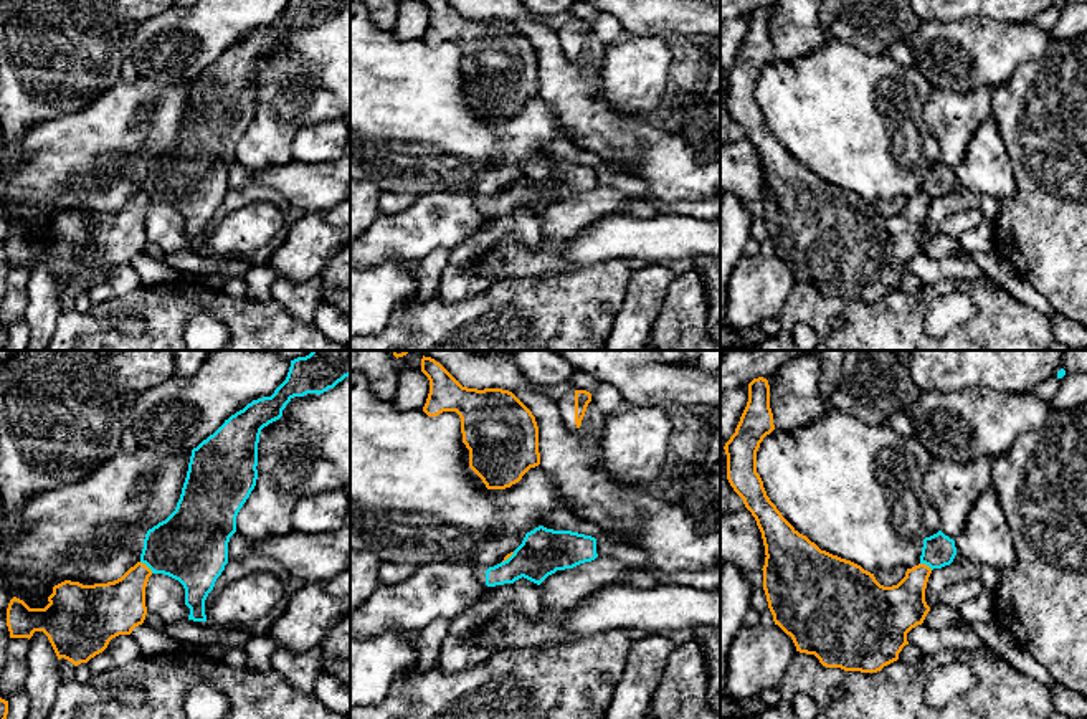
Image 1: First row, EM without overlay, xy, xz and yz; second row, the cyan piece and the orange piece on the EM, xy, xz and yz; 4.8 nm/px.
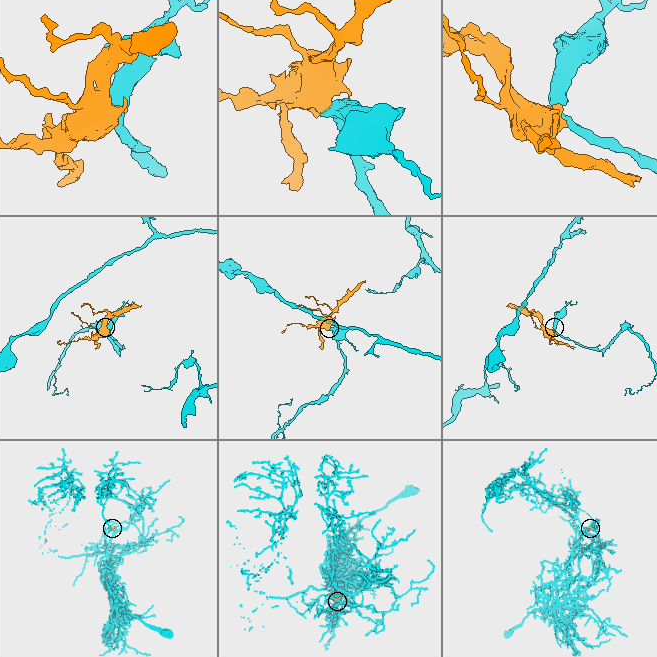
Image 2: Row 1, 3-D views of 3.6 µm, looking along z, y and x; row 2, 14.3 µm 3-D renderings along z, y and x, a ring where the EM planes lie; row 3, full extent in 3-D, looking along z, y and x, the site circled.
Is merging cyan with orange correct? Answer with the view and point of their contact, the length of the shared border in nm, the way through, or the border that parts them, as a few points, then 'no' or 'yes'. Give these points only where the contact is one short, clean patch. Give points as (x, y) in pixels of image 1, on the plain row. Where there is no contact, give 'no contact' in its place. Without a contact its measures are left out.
xy (147, 195) | 90 nm | along xy (141, 190), (152, 202) | no

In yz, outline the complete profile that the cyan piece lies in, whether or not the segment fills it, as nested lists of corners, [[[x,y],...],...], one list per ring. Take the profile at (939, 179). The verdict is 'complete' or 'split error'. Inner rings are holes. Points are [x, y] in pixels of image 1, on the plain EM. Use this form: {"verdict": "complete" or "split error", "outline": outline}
{"verdict": "complete", "outline": [[[942,160],[923,169],[920,193],[933,198],[950,195],[956,185],[955,170],[945,165]]]}

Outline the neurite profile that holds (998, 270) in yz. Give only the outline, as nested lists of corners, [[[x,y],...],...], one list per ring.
[[[993,248],[983,253],[965,251],[955,258],[973,261],[990,281],[1009,291],[1019,302],[1032,307],[1049,319],[1054,316],[1056,309],[1052,304],[1026,279],[1023,279],[1011,263],[1001,258]]]

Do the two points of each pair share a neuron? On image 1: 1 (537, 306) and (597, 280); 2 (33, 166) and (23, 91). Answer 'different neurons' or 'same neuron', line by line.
1: same neuron
2: different neurons

